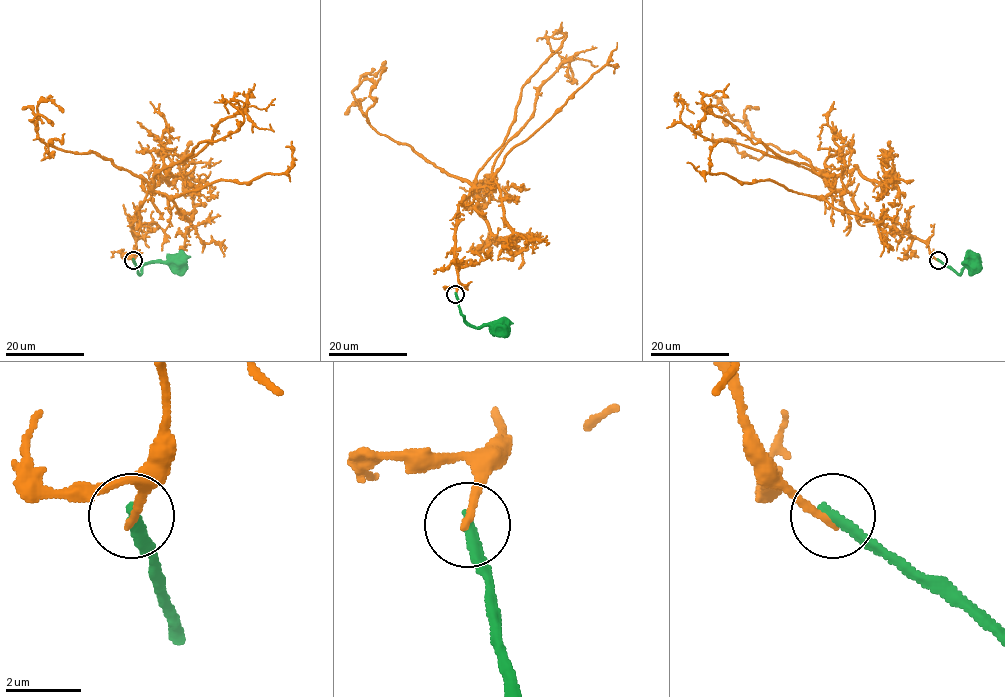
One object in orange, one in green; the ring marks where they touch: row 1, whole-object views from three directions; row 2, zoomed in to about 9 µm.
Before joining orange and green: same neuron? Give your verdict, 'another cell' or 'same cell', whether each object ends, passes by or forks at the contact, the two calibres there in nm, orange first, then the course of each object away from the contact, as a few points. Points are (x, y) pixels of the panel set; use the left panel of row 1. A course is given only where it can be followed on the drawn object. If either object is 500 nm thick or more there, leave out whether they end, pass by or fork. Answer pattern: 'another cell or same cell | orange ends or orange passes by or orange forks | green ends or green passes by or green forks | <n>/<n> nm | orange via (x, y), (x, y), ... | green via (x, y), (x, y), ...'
another cell | orange ends | green ends | 200/280 nm | orange via (133, 260), (134, 218), (153, 176), (203, 141), (233, 133), (243, 115), (227, 102), (228, 113) | green via (133, 260), (141, 274), (144, 264), (181, 264), (179, 262)

